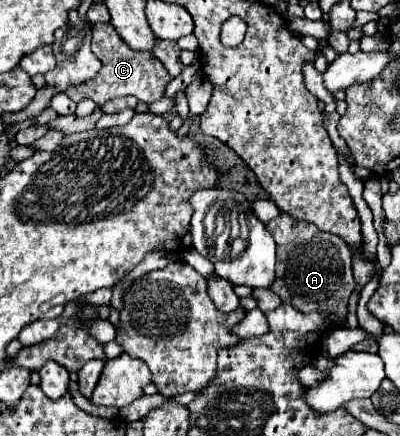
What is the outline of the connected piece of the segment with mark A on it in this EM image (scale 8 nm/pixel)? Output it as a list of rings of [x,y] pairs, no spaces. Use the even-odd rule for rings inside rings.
[[[279,214],[271,222],[267,222],[269,232],[277,244],[277,266],[275,266],[275,282],[271,290],[281,298],[281,302],[291,304],[299,312],[315,312],[325,310],[335,314],[337,318],[347,314],[349,296],[355,290],[351,250],[343,238],[335,234],[321,232],[311,222],[301,222],[289,214]]]

